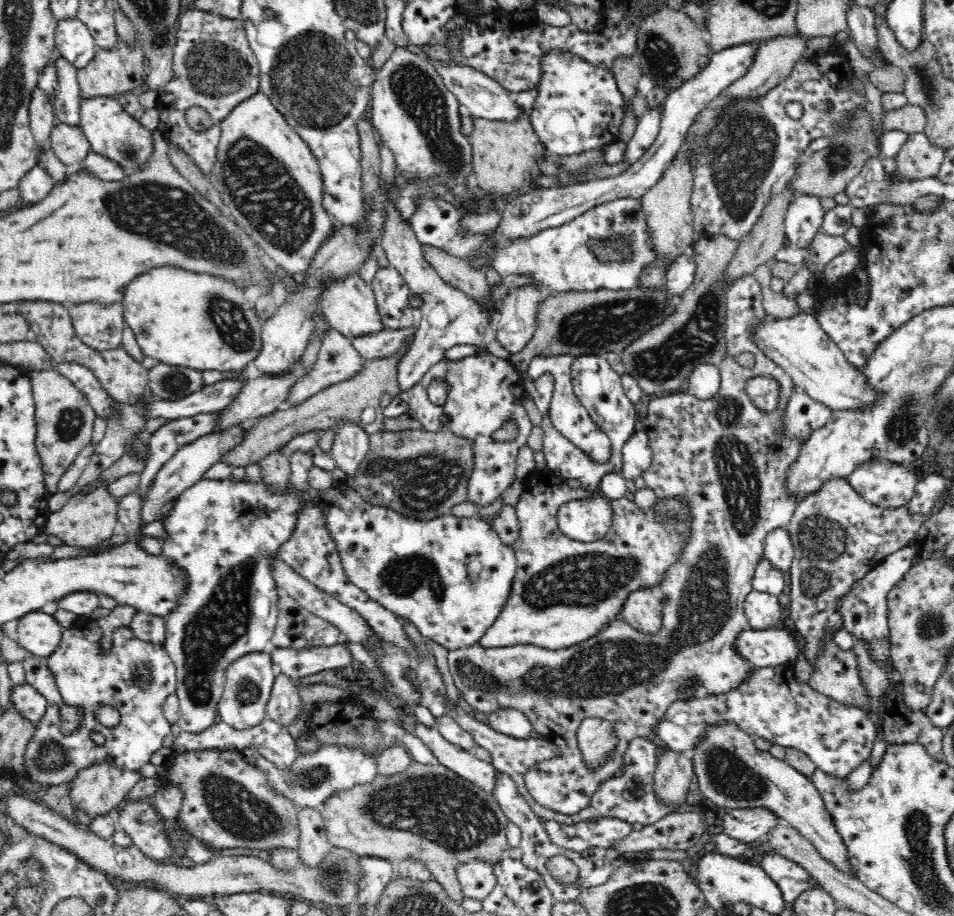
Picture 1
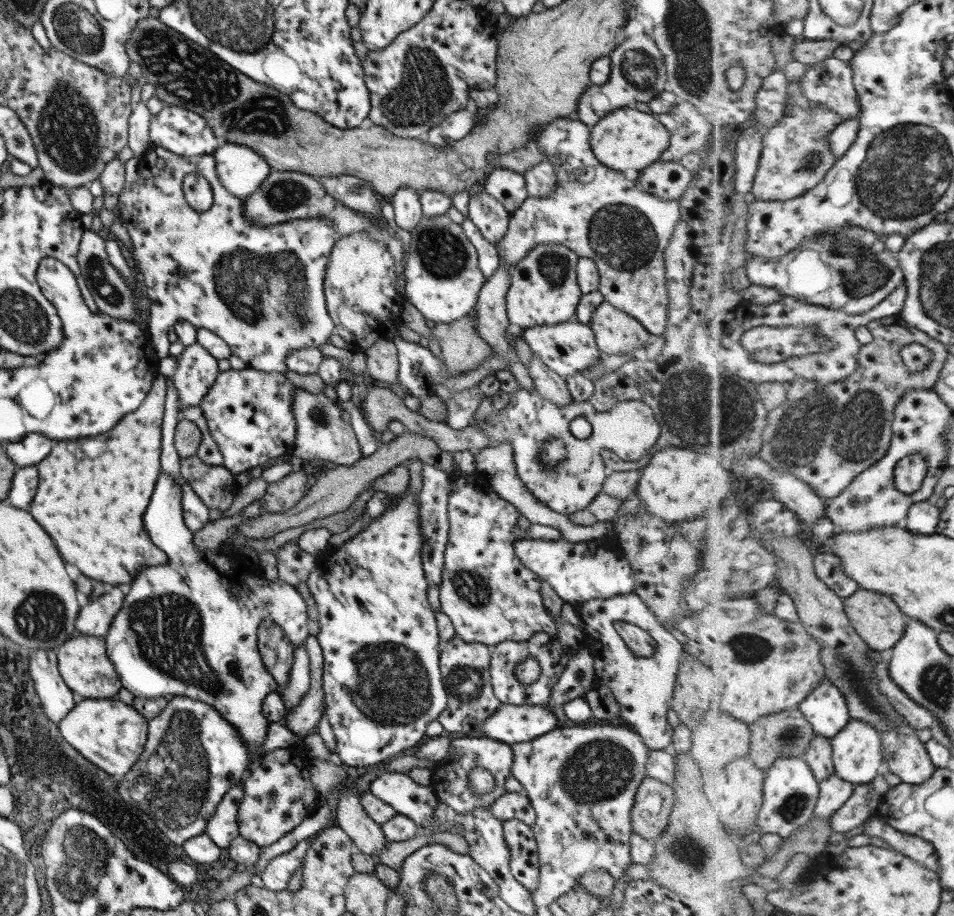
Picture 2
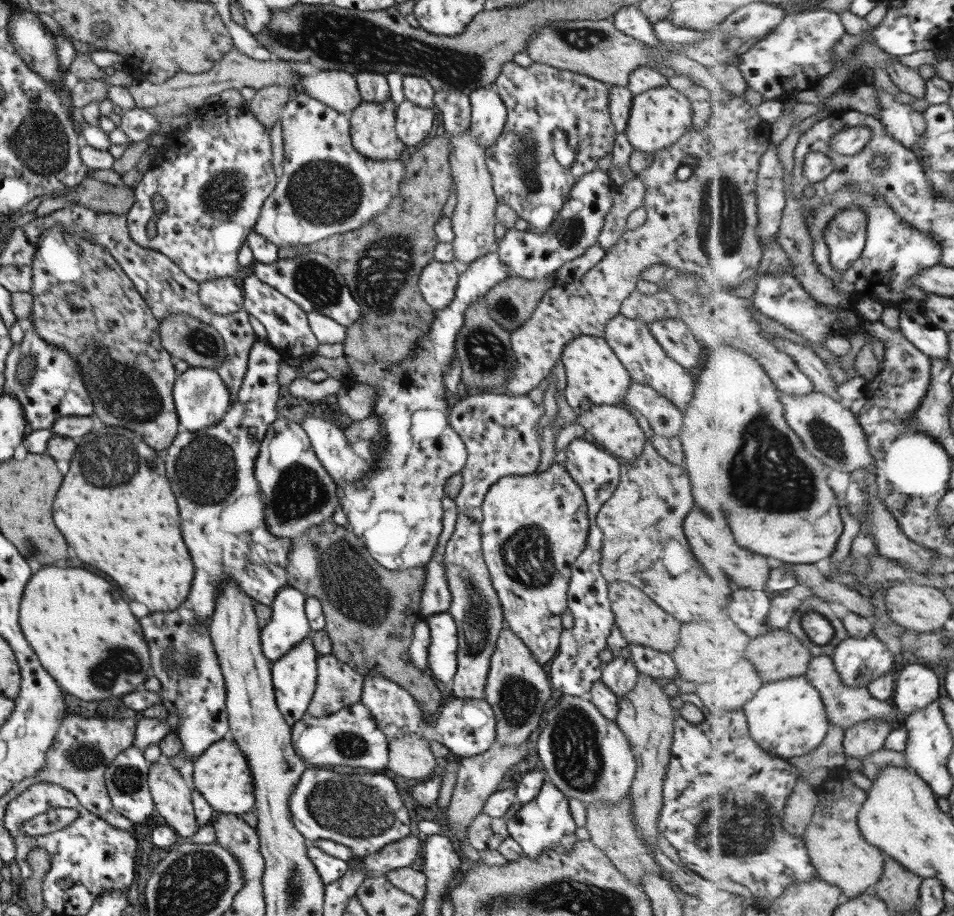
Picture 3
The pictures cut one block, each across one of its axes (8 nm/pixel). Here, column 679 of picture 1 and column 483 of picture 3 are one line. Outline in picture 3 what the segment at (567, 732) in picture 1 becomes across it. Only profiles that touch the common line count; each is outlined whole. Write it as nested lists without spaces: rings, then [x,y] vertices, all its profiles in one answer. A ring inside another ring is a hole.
[[[476,391],[464,398],[455,398],[449,404],[449,414],[446,414],[449,425],[455,429],[455,433],[461,437],[465,445],[465,464],[459,471],[461,474],[461,488],[454,498],[456,509],[456,521],[453,532],[445,544],[441,565],[445,573],[445,581],[450,592],[448,613],[457,627],[457,668],[453,679],[449,684],[450,694],[463,700],[483,700],[484,686],[489,670],[490,656],[496,647],[496,640],[501,631],[504,619],[499,600],[495,594],[487,567],[481,556],[480,524],[482,521],[481,504],[487,489],[501,477],[511,475],[531,474],[537,469],[540,459],[541,444],[535,432],[535,423],[543,415],[542,404],[536,405],[529,395],[493,394]]]

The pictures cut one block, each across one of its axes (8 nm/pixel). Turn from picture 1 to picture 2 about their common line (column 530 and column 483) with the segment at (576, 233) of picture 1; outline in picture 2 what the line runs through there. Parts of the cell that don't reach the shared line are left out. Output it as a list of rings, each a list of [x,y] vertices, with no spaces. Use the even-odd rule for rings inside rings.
[[[465,218],[460,227],[463,235],[476,251],[477,265],[481,275],[483,275],[485,279],[489,278],[495,273],[499,262],[496,248],[489,244],[485,238],[481,237],[477,227],[475,227],[469,219]]]

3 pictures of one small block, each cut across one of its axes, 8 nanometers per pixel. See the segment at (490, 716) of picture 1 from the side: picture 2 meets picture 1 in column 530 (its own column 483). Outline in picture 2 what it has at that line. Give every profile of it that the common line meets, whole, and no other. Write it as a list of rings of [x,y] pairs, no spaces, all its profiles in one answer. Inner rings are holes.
[[[499,704],[497,711],[489,716],[479,730],[481,738],[489,738],[509,746],[529,742],[557,729],[558,721],[545,705]]]

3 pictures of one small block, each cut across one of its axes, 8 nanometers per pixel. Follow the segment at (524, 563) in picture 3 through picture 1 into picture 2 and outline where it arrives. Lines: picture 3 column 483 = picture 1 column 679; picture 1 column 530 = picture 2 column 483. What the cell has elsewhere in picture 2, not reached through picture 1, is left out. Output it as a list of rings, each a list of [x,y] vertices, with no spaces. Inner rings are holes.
[[[479,471],[462,473],[450,479],[446,503],[448,535],[444,546],[440,578],[439,606],[449,617],[453,630],[463,642],[478,642],[492,647],[503,641],[523,642],[533,633],[547,633],[556,636],[556,626],[547,609],[541,603],[540,578],[515,556],[513,548],[517,537],[512,533],[517,522],[517,510],[501,500]]]

